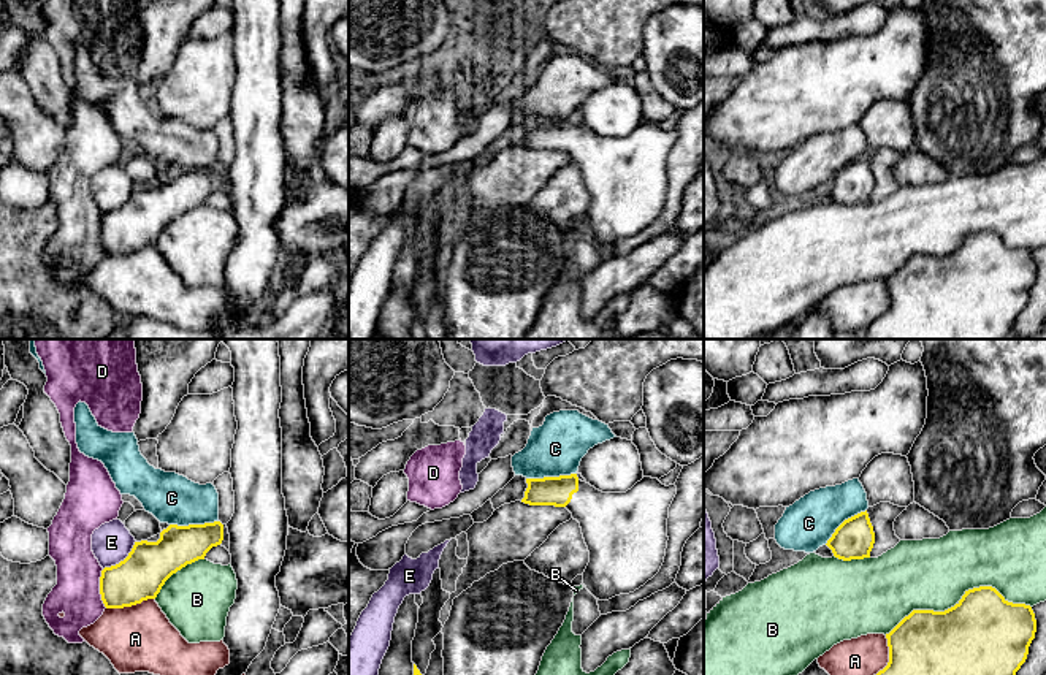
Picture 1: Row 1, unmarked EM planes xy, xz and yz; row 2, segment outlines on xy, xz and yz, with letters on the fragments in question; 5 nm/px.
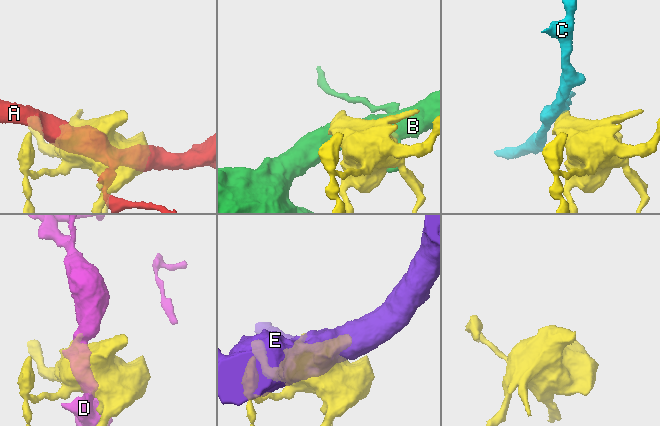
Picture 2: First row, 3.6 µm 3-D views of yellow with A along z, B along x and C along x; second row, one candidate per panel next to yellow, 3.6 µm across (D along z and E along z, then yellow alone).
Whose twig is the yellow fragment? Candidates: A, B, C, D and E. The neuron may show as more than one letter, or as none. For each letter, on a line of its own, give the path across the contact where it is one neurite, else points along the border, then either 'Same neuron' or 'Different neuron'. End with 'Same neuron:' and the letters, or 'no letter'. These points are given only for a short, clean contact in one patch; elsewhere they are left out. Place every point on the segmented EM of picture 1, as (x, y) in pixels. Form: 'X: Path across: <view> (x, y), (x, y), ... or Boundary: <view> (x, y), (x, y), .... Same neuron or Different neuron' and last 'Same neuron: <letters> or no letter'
A: Different neuron
B: Different neuron
C: Boundary: xz (576, 472), (526, 479). Different neuron
D: Different neuron
E: Different neuron
Same neuron: no letter

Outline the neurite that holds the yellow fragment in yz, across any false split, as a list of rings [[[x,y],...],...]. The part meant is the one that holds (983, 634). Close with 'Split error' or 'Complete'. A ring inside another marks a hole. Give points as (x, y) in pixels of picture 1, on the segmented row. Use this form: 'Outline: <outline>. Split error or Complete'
Outline: [[[992,586],[973,588],[945,612],[913,610],[905,616],[886,634],[889,662],[876,675],[1016,675],[1027,659],[1035,632],[1036,620],[1030,605],[1008,602]]]. Complete

